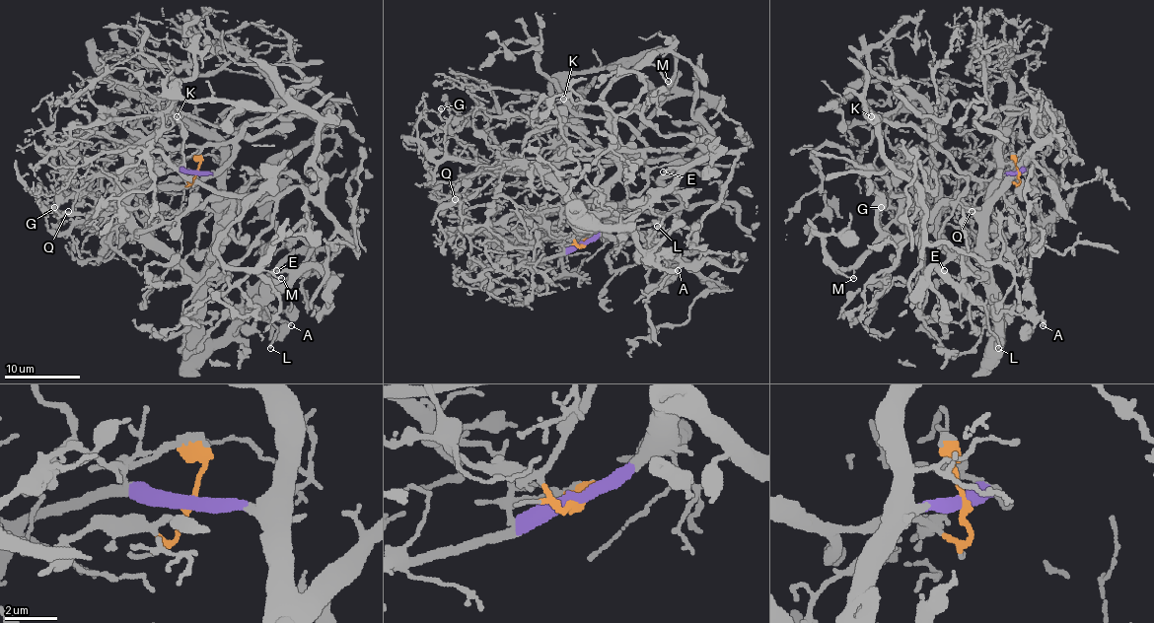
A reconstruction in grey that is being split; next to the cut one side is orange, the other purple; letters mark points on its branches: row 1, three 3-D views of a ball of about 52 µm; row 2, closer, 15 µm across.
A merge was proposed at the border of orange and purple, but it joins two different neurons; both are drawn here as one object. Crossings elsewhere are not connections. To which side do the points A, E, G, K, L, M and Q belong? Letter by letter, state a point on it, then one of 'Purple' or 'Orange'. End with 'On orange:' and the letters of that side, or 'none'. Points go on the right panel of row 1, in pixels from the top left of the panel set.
A: Place: (1043, 325). Purple
E: Place: (944, 270). Purple
G: Place: (881, 207). Purple
K: Place: (871, 116). Orange
L: Place: (998, 348). Purple
M: Place: (853, 278). Purple
Q: Place: (972, 211). Purple
On orange: K

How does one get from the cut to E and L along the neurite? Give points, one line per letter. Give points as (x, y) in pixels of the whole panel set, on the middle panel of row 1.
E: (584, 245), (605, 227), (601, 216), (589, 227), (621, 229), (653, 202), (676, 175), (674, 169), (663, 173)
L: (584, 245), (605, 227), (607, 217), (601, 216), (589, 227), (621, 229), (642, 208), (665, 217), (657, 225)

